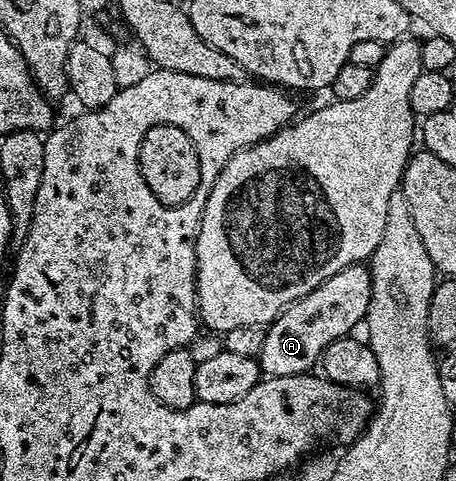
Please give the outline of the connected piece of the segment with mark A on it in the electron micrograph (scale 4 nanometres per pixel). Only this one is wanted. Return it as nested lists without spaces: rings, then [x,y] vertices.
[[[366,263],[351,264],[345,270],[333,274],[321,286],[317,286],[300,300],[294,300],[279,313],[276,320],[271,321],[265,328],[265,346],[261,346],[259,371],[264,377],[272,376],[302,376],[310,373],[320,363],[320,356],[331,342],[336,342],[343,336],[351,336],[354,328],[364,323],[369,310],[371,297],[371,270]]]

